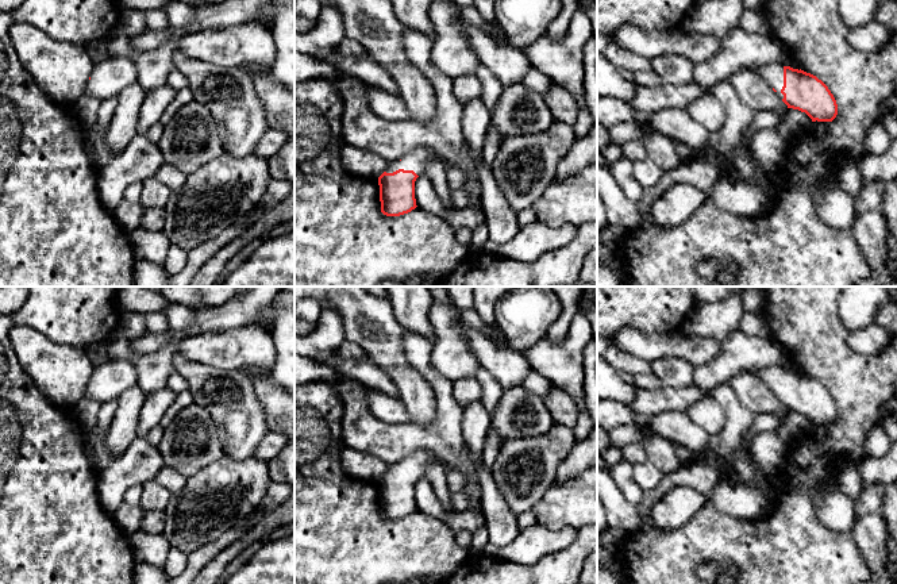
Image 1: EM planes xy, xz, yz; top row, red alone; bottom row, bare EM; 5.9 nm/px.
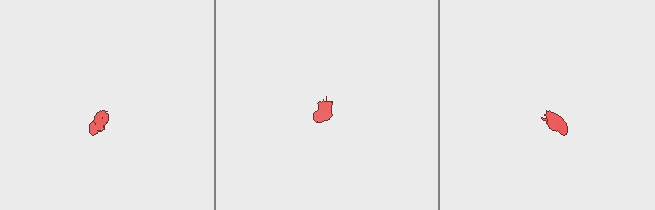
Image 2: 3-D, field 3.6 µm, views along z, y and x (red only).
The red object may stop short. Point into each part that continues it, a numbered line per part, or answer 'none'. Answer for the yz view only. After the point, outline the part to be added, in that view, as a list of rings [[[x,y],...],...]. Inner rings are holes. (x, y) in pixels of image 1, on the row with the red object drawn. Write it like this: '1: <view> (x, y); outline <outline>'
1: yz (773, 73); outline [[[771,62],[759,68],[746,68],[746,69],[758,73],[769,87],[777,91],[775,92],[777,96],[782,100],[784,95],[781,93],[781,89],[784,87],[784,66],[785,65],[782,62]]]

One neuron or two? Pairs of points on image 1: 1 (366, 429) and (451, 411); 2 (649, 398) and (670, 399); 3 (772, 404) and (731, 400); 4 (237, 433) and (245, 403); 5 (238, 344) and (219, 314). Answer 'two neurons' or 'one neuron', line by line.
1: one neuron
2: one neuron
3: two neurons
4: one neuron
5: two neurons

